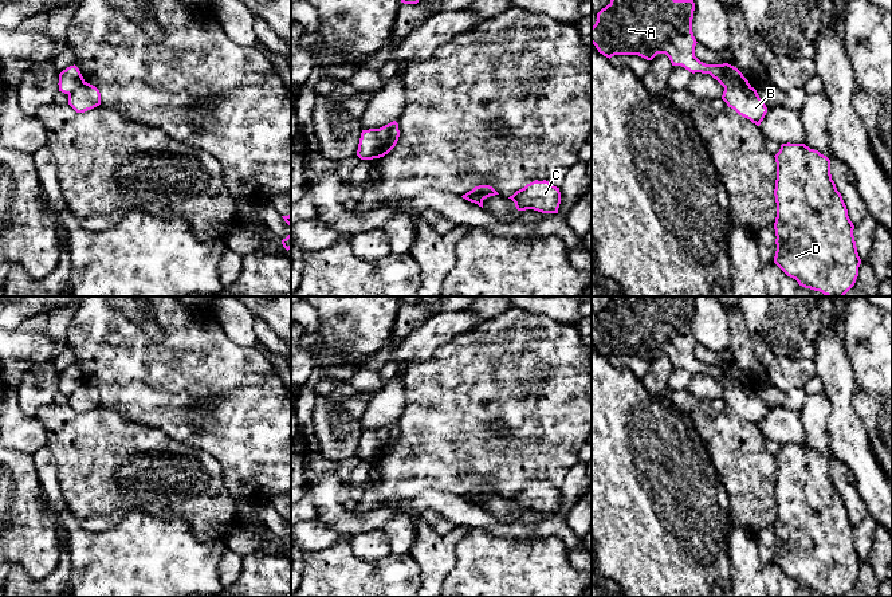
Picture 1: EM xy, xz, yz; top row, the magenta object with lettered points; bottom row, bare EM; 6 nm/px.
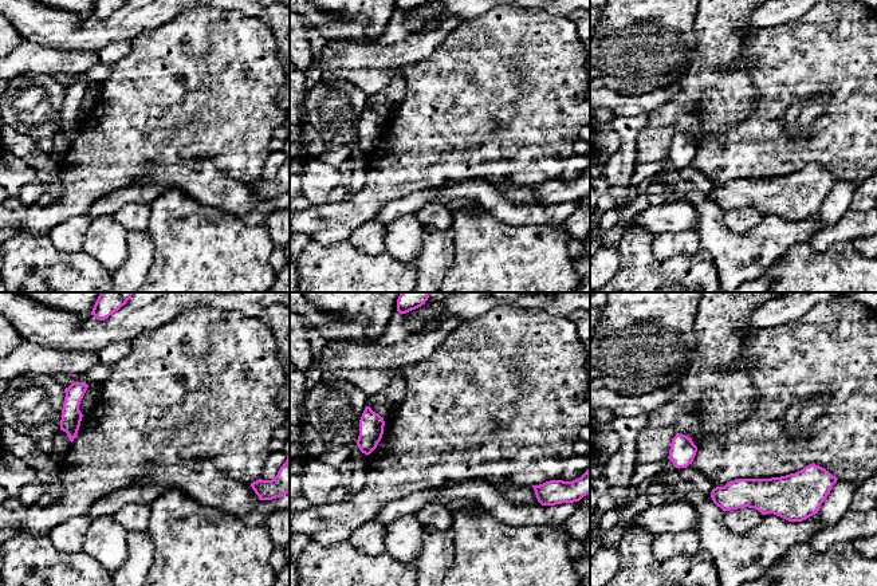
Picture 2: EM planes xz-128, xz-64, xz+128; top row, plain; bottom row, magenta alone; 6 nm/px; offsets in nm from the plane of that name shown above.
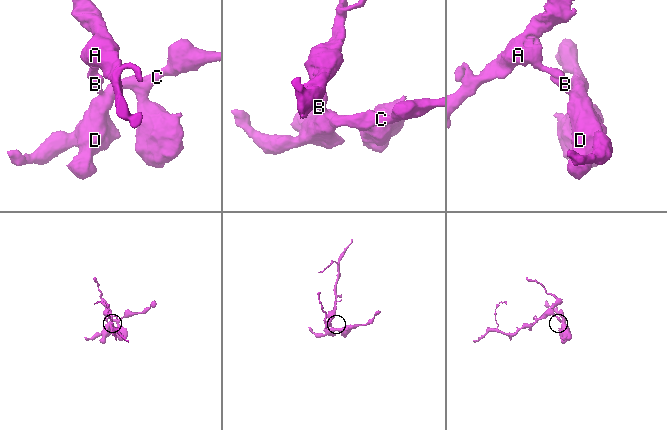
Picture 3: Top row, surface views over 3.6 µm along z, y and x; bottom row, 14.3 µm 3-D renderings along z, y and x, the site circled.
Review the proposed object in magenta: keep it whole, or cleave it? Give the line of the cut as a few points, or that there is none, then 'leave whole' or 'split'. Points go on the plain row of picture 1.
cut in xz along (378, 429), (376, 458); split

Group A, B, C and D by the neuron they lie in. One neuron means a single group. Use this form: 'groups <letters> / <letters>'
groups A / B C D

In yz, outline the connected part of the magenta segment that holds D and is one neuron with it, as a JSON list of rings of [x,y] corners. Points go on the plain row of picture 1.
[[[782,444],[777,463],[774,563],[799,586],[826,597],[844,597],[856,584],[861,559],[846,506],[830,475],[830,460],[805,444]]]

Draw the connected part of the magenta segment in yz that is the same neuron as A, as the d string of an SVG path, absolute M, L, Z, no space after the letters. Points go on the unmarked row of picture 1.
M612 296L610 303L597 314L592 343L609 360L614 356L638 356L652 361L657 354L665 354L672 366L681 366L692 374L710 374L723 388L751 386L736 368L728 364L706 365L695 357L693 311L693 301L675 301L673 296Z

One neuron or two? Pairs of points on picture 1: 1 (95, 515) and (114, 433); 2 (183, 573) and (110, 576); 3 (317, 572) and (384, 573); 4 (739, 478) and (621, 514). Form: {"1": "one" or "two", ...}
{"1": "one", "2": "one", "3": "one", "4": "two"}

